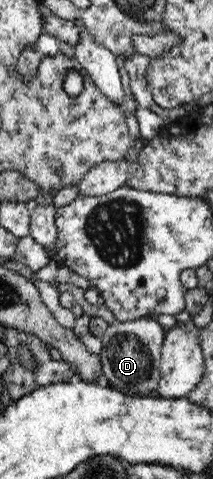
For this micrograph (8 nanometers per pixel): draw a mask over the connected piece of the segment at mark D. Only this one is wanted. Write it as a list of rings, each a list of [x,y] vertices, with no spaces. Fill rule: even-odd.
[[[149,316],[134,321],[114,321],[102,337],[99,353],[103,383],[128,397],[144,397],[157,393],[160,381],[161,347],[165,329]]]

